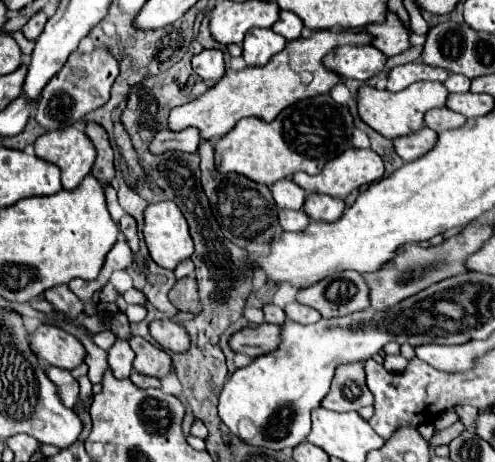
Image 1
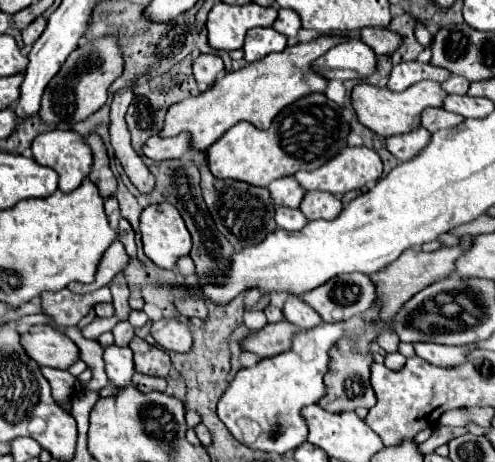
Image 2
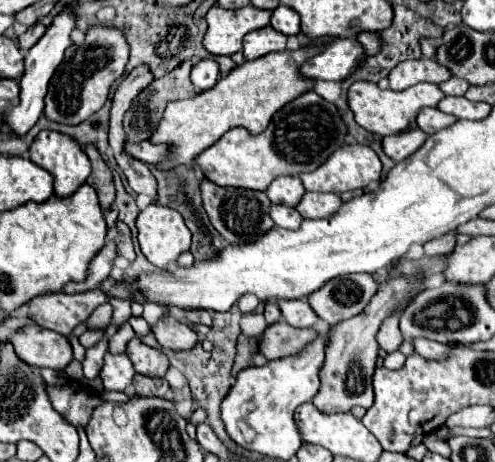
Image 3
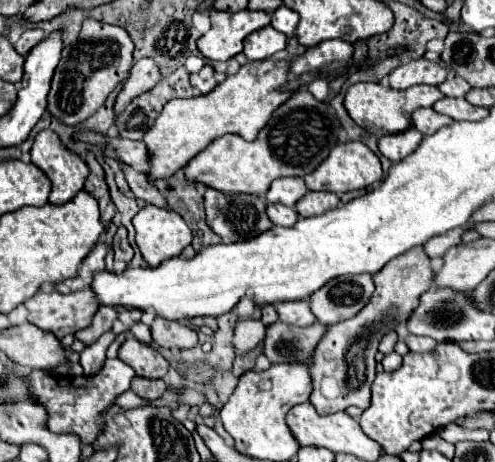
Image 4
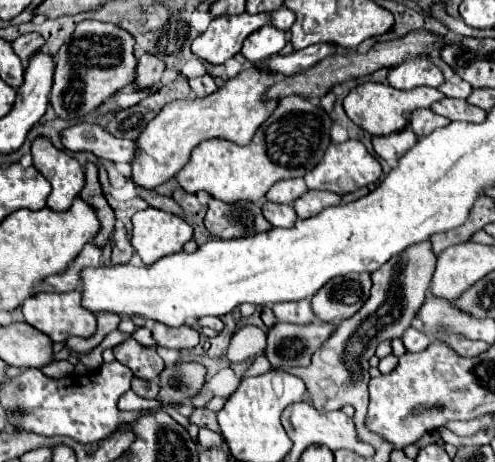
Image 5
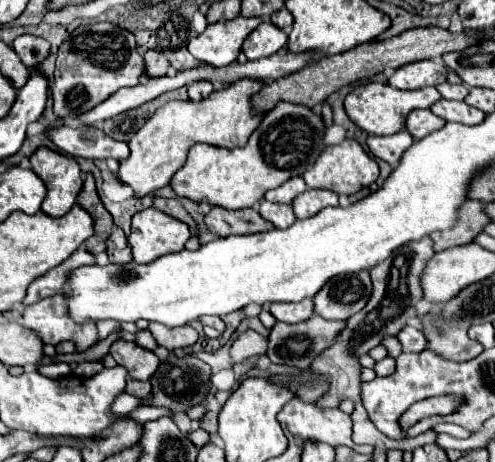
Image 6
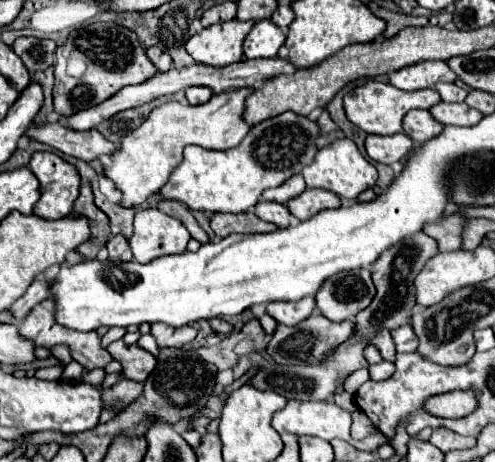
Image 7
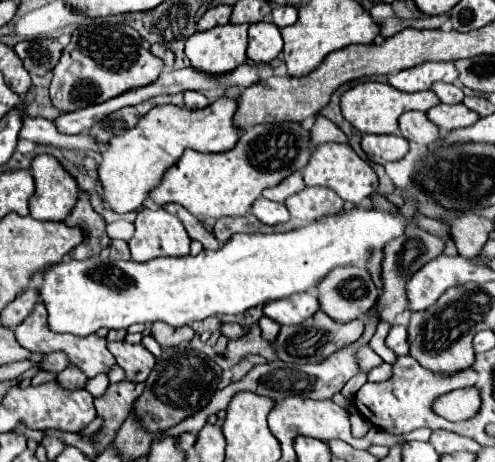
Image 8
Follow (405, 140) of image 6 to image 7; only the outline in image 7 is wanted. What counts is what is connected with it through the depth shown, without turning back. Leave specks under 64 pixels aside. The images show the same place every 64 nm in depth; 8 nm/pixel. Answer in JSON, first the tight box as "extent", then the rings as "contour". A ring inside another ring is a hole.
{"extent":[366,132,412,164],"contour":[[[404,132],[392,134],[392,136],[370,134],[366,138],[368,156],[382,164],[394,164],[404,156],[408,156],[410,150],[412,150],[412,138],[408,138]]]}

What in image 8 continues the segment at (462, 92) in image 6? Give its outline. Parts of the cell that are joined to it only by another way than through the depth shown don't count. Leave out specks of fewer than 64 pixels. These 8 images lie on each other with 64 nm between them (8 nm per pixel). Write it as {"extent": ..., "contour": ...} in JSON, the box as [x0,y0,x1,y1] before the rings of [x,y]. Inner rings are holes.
{"extent":[432,82,464,104],"contour":[[[436,82],[432,86],[432,90],[438,94],[440,102],[444,104],[456,104],[456,102],[462,102],[464,100],[464,92],[458,84],[448,84],[448,82]]]}

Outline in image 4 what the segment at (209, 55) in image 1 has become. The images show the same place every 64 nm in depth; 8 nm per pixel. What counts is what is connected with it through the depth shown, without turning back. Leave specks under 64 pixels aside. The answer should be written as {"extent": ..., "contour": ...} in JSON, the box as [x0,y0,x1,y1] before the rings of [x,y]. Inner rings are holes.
{"extent":[190,64,216,94],"contour":[[[206,64],[200,72],[190,74],[190,82],[196,88],[198,94],[208,94],[210,90],[214,90],[216,86],[216,78],[214,78],[214,68],[210,64]]]}

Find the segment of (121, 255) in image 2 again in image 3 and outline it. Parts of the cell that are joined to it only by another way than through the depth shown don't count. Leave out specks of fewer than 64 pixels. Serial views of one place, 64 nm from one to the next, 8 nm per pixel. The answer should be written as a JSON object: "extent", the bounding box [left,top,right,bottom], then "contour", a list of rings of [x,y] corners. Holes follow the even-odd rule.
{"extent":[64,225,118,294],"contour":[[[114,225],[107,234],[106,246],[98,252],[98,256],[92,260],[92,268],[88,272],[88,280],[84,282],[72,282],[72,284],[66,284],[64,286],[64,292],[68,294],[74,294],[74,292],[86,292],[86,290],[94,290],[96,286],[100,286],[106,278],[110,278],[110,272],[112,272],[112,266],[114,266],[114,260],[118,258],[118,248],[116,248],[115,237],[118,234],[116,225]]]}

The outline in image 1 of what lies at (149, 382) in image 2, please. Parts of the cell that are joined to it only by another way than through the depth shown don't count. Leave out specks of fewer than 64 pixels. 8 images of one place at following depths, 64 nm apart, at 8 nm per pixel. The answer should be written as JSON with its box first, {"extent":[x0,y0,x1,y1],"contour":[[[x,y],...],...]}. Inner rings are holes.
{"extent":[130,372,160,388],"contour":[[[132,372],[130,374],[130,380],[136,384],[136,386],[140,386],[140,388],[160,388],[160,380],[156,380],[156,378],[148,378],[148,376],[142,376],[142,374],[138,374],[138,372]]]}

